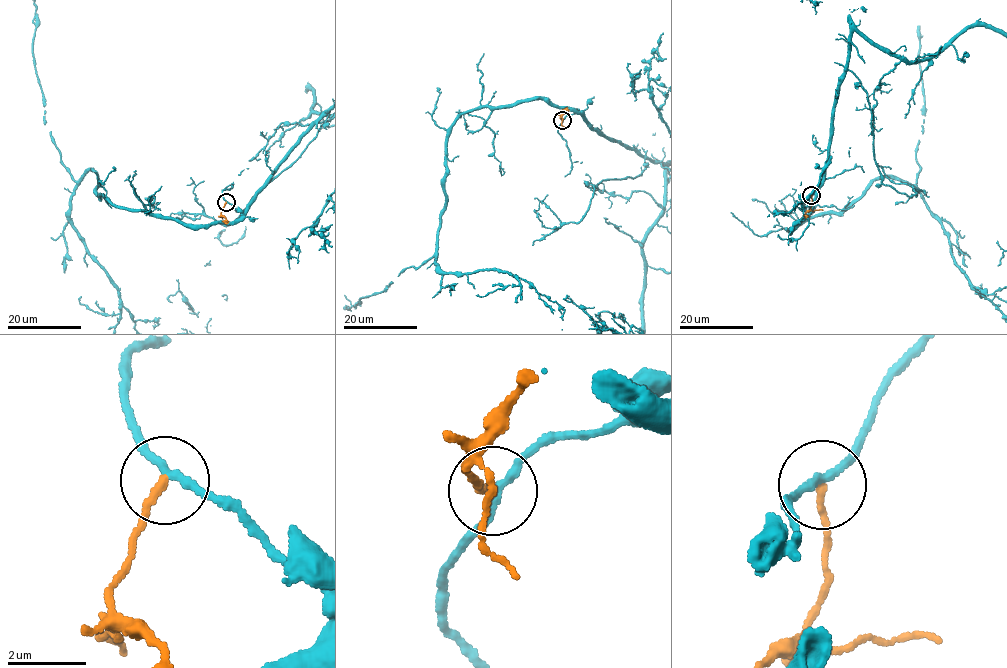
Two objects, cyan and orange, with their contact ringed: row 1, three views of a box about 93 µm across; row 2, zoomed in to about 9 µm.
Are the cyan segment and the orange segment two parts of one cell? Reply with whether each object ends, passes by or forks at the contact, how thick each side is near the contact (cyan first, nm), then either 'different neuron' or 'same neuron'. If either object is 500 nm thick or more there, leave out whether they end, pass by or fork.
cyan passes by; orange ends; calibres 200 and 190 nm; different neuron

